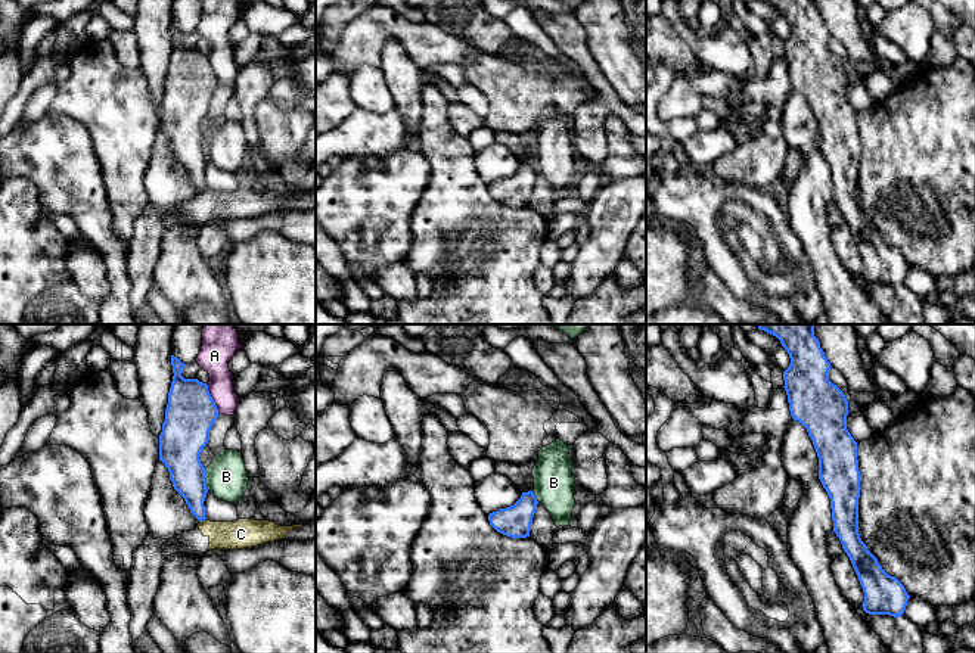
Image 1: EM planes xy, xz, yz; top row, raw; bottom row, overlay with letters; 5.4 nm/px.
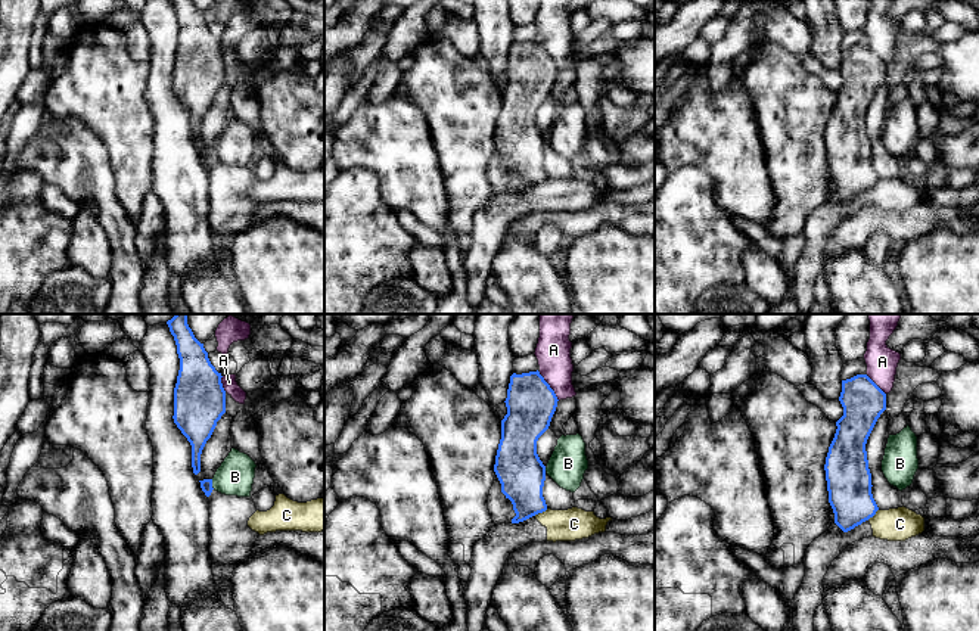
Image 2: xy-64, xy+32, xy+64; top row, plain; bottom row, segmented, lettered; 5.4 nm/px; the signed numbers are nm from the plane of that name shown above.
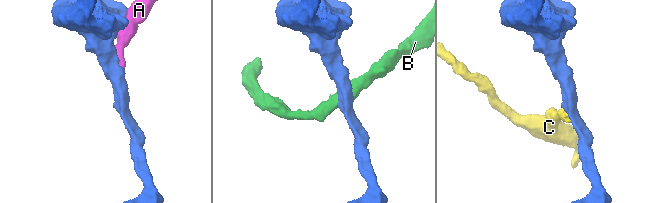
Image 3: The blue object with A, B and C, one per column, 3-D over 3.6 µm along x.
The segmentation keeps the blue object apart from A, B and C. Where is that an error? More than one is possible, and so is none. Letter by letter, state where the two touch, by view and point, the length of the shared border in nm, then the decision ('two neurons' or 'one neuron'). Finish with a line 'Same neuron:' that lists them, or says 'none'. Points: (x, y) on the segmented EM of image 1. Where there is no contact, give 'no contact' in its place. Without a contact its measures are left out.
A: xy (213, 400) | 190 nm | two neurons
B: xy (205, 479) | 120 nm | two neurons
C: xy (201, 521) | 40 nm | two neurons
Same neuron: none

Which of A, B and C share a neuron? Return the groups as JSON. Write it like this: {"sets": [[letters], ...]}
{"sets": [["A"], ["B"], ["C"]]}

